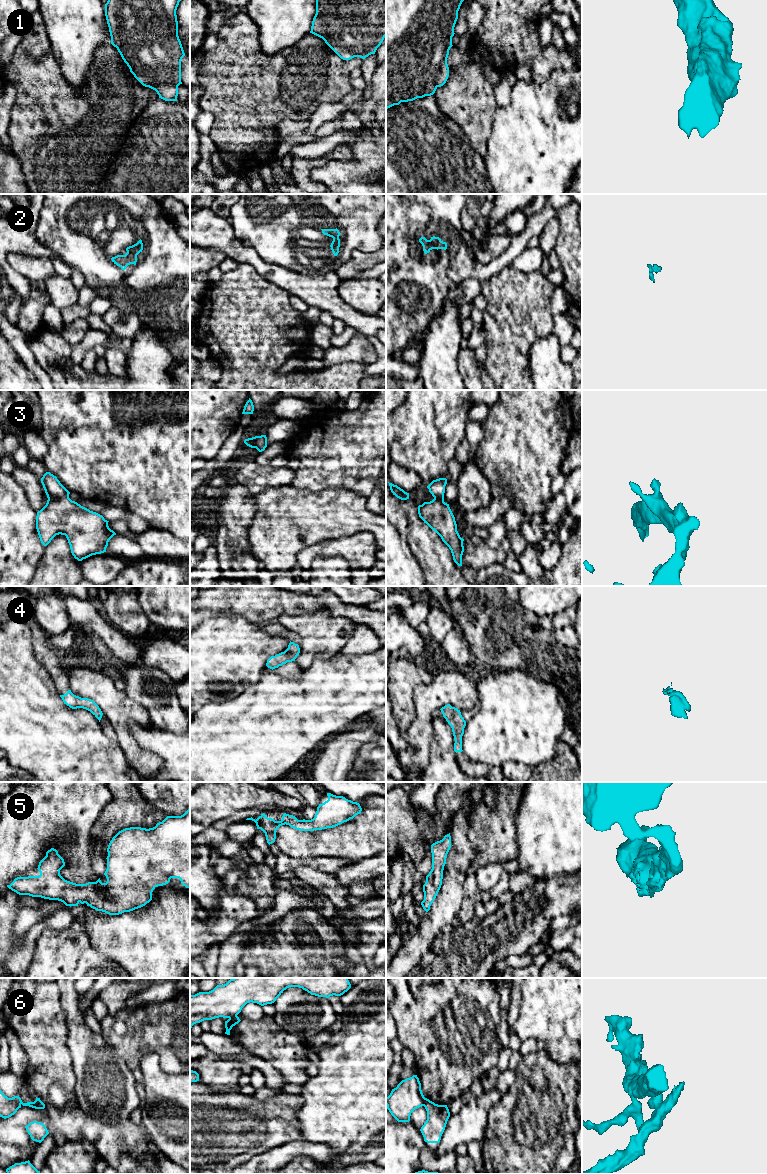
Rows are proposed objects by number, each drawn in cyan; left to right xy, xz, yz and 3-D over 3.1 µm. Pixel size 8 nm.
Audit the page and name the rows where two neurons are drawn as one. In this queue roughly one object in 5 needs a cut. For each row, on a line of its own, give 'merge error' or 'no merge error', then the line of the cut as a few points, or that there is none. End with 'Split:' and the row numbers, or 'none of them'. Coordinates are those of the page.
1: no merge error | no cut
2: no merge error | no cut
3: no merge error | no cut
4: no merge error | no cut
5: no merge error | no cut
6: merge error | xy (38, 1098), (32, 1107)
Split: 6

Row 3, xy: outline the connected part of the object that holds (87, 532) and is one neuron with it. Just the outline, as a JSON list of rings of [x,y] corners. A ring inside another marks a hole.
[[[50,472],[43,475],[41,483],[48,498],[46,505],[37,512],[36,516],[36,529],[41,543],[47,546],[56,535],[65,535],[71,553],[78,561],[106,552],[109,540],[116,535],[109,528],[109,521],[105,520],[102,515],[72,501],[69,498],[70,492]]]

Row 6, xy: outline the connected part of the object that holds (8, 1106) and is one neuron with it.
[[[0,1090],[0,1117],[6,1119],[14,1115],[21,1106],[33,1107],[37,1103],[37,1097],[34,1102],[23,1103],[19,1096],[8,1098]]]

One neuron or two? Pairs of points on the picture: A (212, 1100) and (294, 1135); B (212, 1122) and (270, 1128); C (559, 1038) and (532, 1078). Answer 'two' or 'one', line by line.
A: one
B: one
C: two

